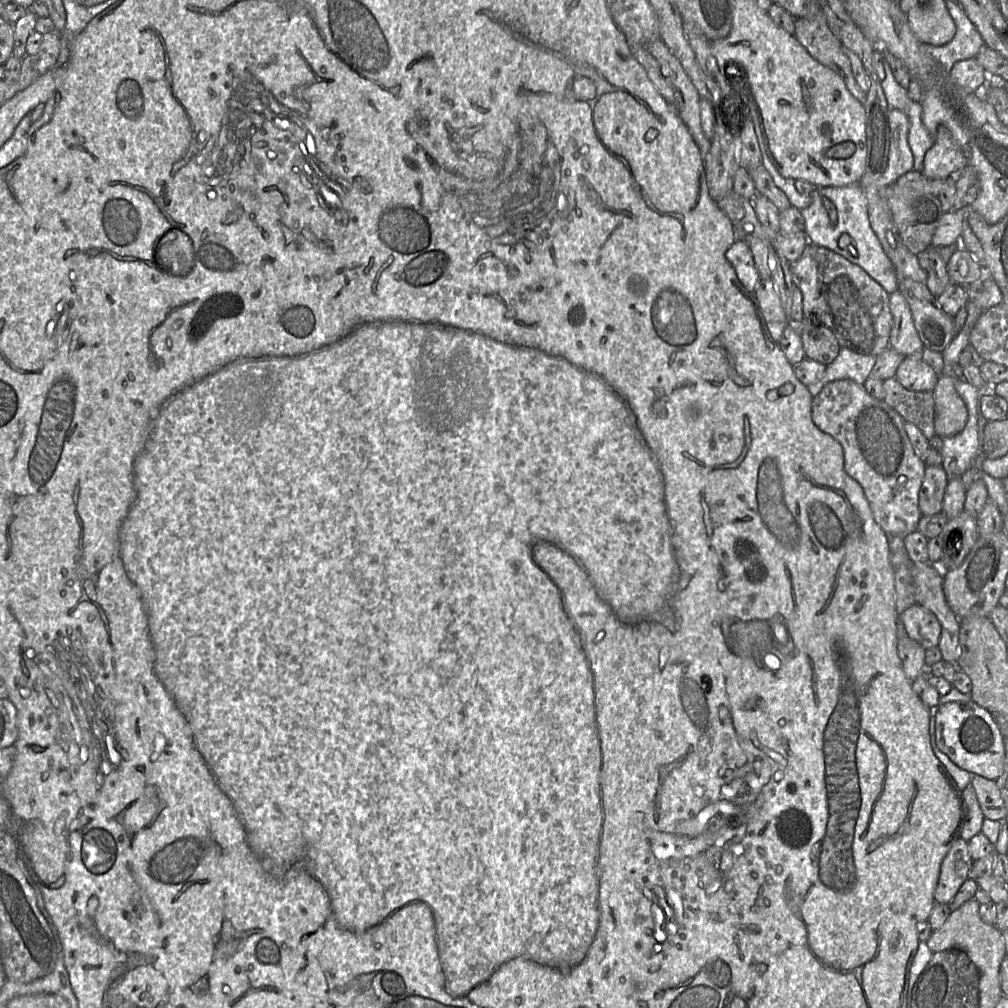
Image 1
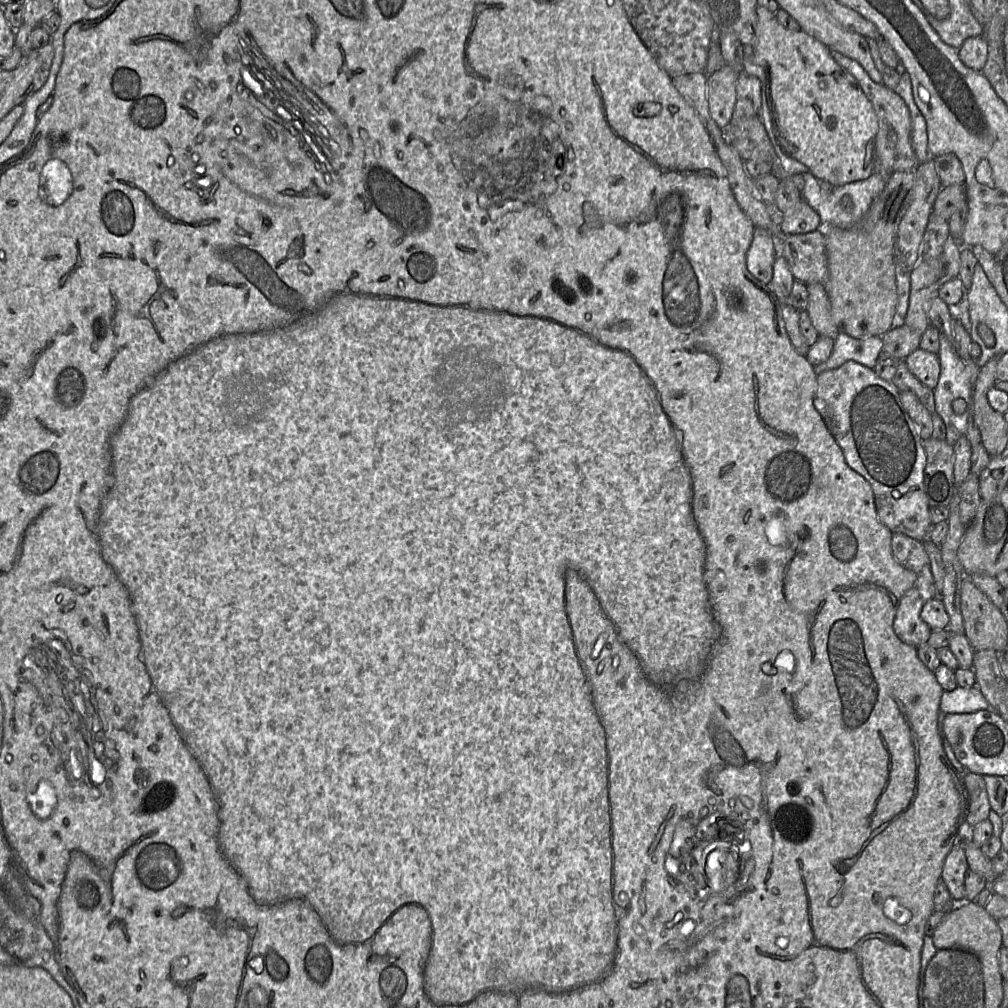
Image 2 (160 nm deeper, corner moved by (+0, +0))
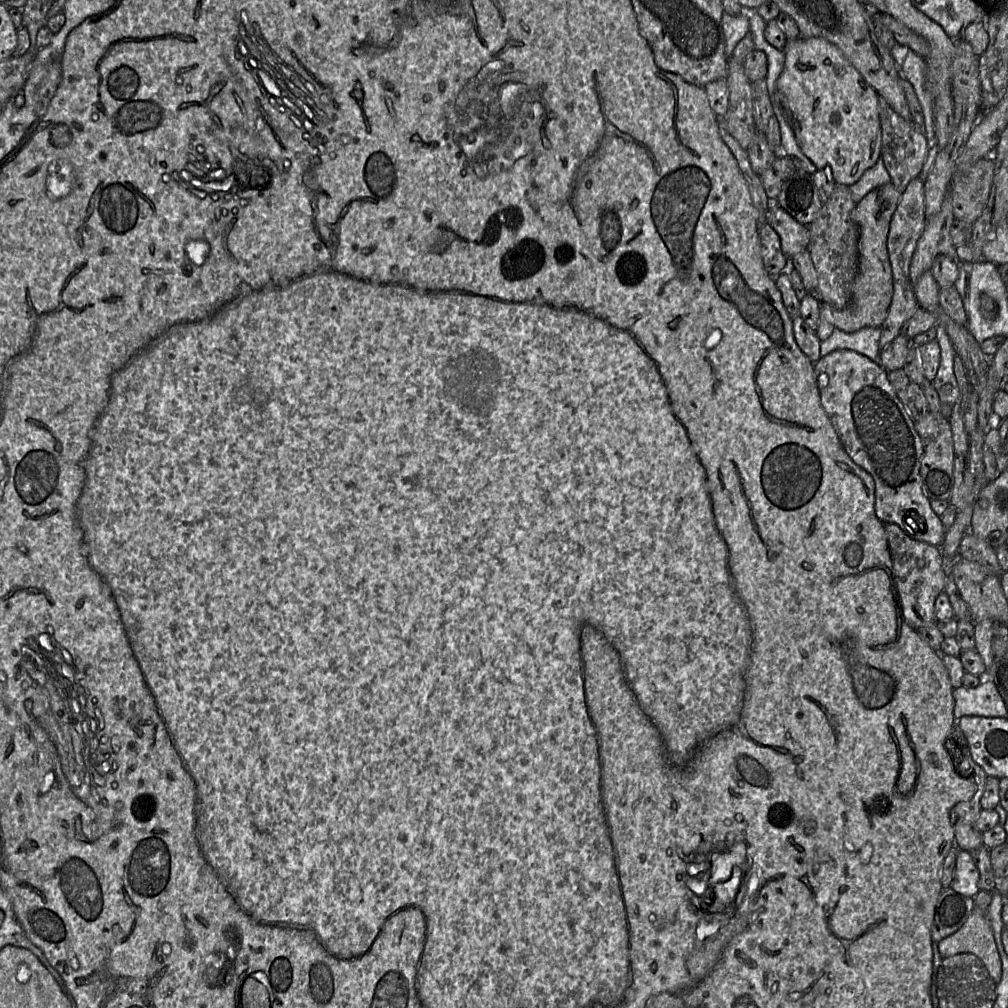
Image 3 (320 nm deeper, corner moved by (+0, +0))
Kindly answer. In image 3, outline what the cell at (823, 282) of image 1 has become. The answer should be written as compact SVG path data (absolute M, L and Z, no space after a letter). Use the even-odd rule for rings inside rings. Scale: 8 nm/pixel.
M773 204L770 212L768 211L767 223L778 234L781 250L789 260L808 249L810 239L808 227L797 222L778 204Z

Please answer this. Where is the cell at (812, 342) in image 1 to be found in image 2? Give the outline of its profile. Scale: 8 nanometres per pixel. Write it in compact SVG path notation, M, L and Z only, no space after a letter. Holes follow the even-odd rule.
M812 283L807 285L807 312L819 336L836 339L840 329L831 315L831 305L824 284Z

